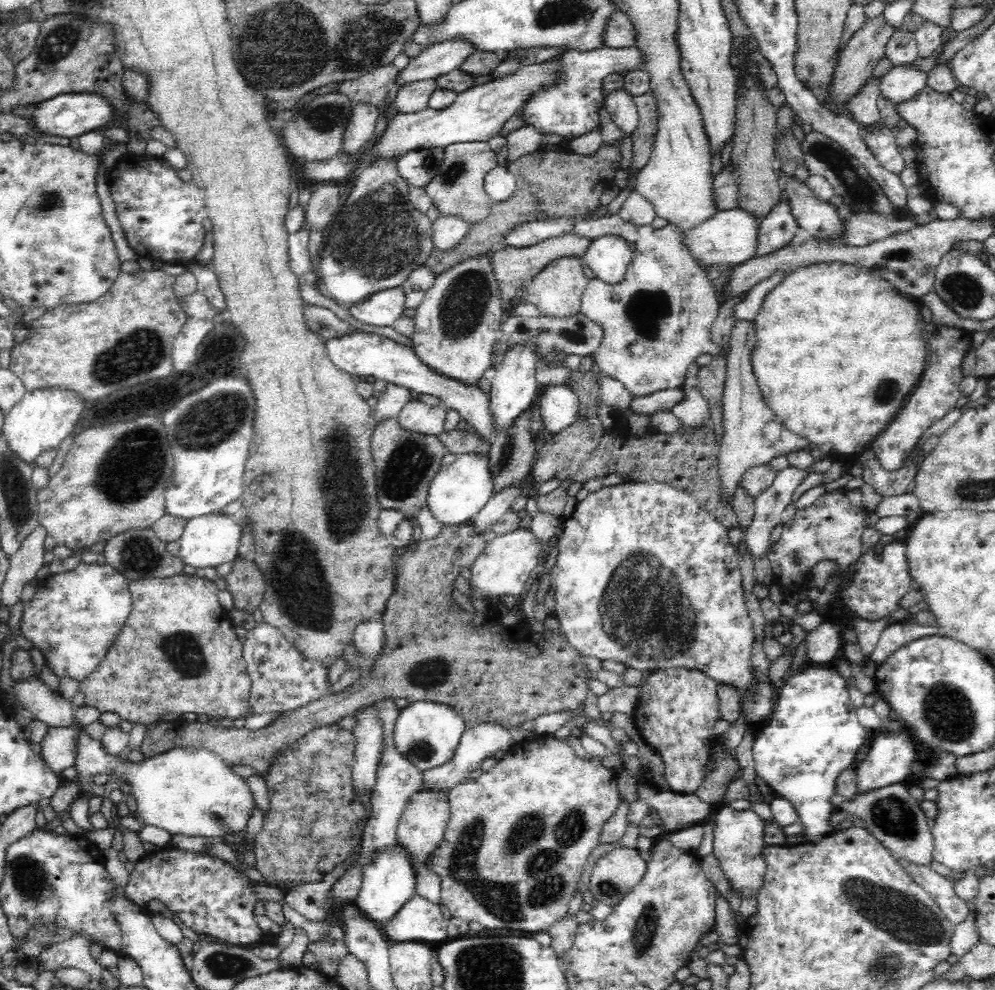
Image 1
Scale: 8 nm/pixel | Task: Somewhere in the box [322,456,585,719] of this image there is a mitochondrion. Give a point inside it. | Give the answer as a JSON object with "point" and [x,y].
{"point":[428,673]}

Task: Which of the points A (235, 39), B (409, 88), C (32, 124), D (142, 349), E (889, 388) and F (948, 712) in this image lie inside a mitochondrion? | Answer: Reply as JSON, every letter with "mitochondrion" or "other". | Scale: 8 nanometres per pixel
{"A":"other","B":"other","C":"other","D":"mitochondrion","E":"mitochondrion","F":"mitochondrion"}

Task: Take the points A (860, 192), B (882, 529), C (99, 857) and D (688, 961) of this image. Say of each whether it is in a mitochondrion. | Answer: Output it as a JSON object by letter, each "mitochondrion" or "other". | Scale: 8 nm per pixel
{"A":"mitochondrion","B":"other","C":"other","D":"other"}

